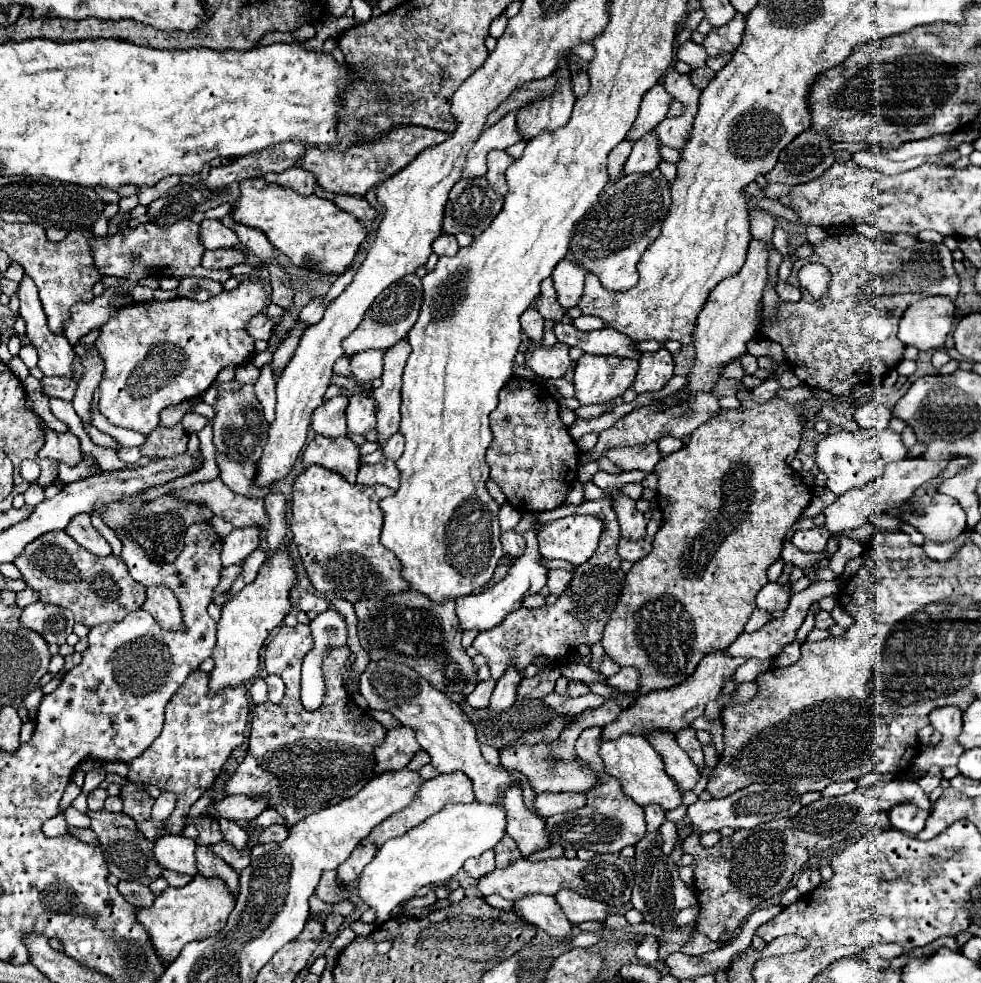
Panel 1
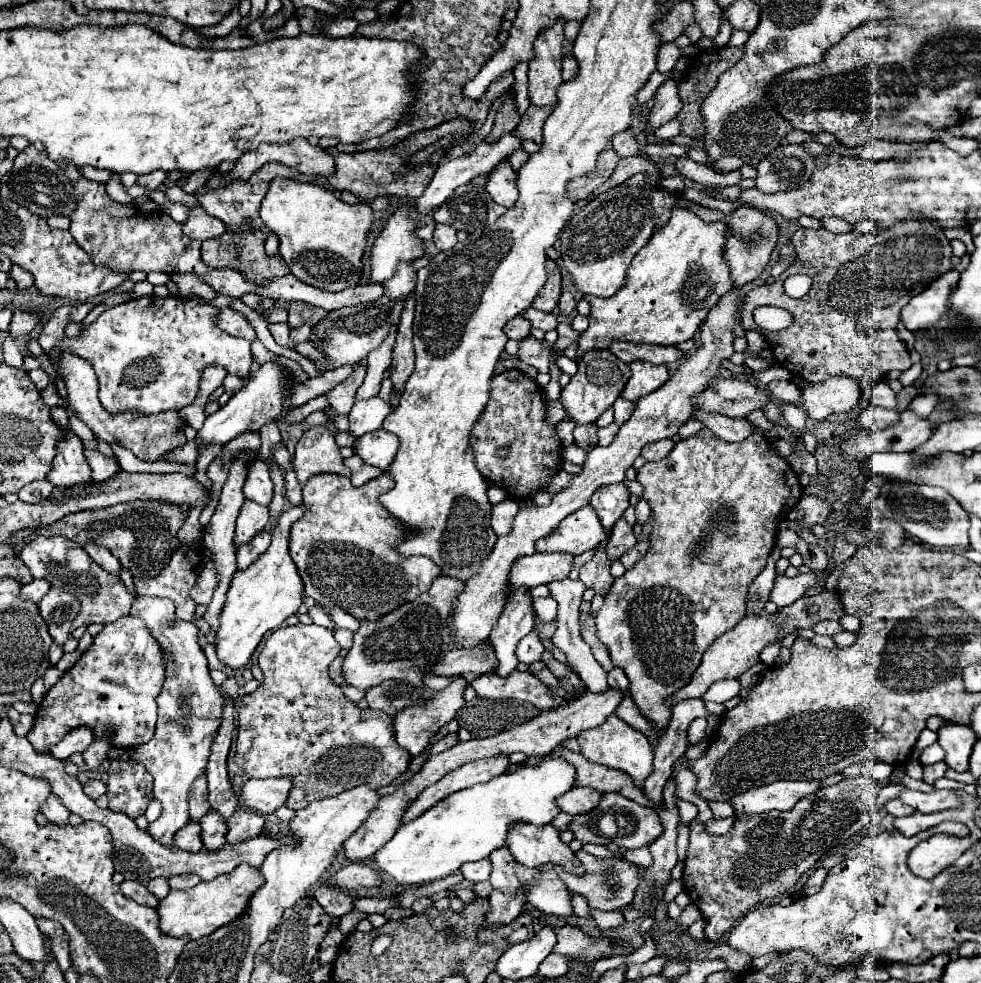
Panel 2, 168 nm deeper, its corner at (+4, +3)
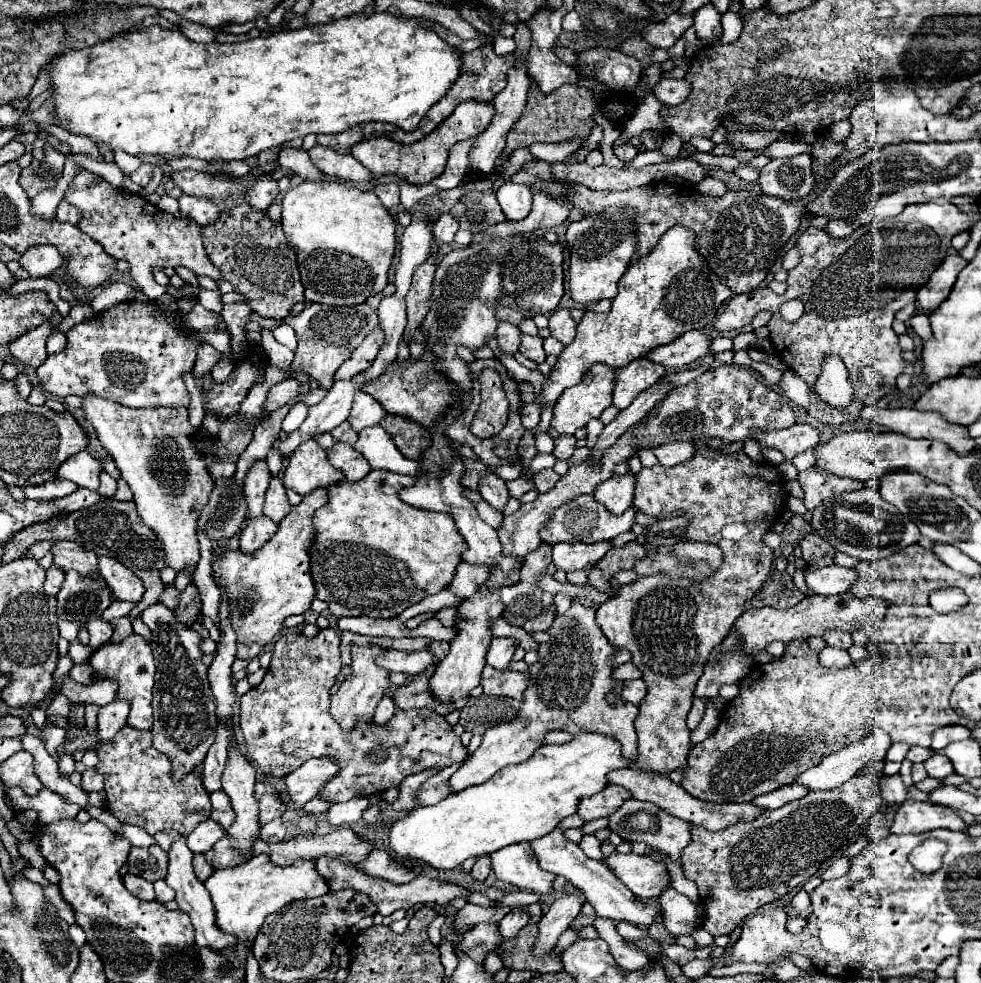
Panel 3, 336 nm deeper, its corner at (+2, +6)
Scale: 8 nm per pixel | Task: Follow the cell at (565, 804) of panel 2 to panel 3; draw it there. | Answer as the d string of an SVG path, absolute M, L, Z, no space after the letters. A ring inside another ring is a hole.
M607 785L603 791L595 793L593 797L581 799L577 813L579 813L585 821L599 819L599 817L609 817L609 815L613 815L627 799L633 799L631 791L627 791L625 787L619 787L619 785Z

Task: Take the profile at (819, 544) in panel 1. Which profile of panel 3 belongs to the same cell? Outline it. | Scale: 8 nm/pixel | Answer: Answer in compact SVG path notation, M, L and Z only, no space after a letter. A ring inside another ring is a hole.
M811 467L807 471L801 471L797 481L801 483L803 491L805 491L805 507L809 511L813 511L823 499L831 497L831 495L839 495L845 491L855 491L861 489L863 483L855 481L855 479L845 479L845 477L837 477L833 473L827 471L819 471L817 467Z

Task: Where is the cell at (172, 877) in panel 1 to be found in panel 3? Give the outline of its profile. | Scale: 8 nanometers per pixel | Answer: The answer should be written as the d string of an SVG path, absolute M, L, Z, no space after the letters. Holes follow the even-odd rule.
M197 853L195 857L193 857L193 867L195 867L195 875L197 875L197 879L199 881L205 881L213 871L215 871L215 867L205 859L205 855L201 855L201 853Z

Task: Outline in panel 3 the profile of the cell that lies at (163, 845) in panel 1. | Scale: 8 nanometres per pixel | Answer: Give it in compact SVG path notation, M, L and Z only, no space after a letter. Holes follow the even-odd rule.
M207 819L191 835L187 835L187 847L193 853L205 853L225 835L227 835L227 831L217 821Z

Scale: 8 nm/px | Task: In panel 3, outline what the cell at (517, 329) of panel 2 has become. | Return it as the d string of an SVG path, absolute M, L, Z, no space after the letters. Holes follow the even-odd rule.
M499 323L497 325L497 343L499 343L499 349L507 355L515 355L519 345L521 345L521 331L517 325L511 325L511 323Z

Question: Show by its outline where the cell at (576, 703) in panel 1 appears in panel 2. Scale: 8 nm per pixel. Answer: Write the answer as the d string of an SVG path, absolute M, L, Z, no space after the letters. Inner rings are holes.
M513 672L509 678L497 678L497 674L483 674L475 682L471 682L479 698L515 698L521 702L529 702L539 710L549 710L565 704L565 698L553 696L553 692L531 672Z

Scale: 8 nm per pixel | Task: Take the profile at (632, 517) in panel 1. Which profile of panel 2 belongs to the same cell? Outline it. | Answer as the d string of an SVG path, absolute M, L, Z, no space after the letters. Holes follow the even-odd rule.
M621 518L621 520L613 526L611 536L609 536L609 540L607 540L607 554L609 554L609 558L611 558L611 560L619 560L619 556L621 556L625 550L633 548L635 542L637 542L637 538L635 538L635 534L633 534L633 526L631 526L625 518Z

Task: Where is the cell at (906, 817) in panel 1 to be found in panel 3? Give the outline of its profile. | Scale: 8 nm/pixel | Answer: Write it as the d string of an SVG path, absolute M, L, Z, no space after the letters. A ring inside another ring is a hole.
M881 775L879 789L887 803L903 803L907 799L907 787L903 785L901 775Z

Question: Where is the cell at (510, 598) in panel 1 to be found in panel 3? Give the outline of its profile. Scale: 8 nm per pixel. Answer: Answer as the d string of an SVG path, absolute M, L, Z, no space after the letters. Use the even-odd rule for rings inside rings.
M599 541L593 545L587 543L557 543L553 545L553 563L557 569L563 571L577 571L577 569L589 569L597 561L603 559L603 555L613 549L609 541Z

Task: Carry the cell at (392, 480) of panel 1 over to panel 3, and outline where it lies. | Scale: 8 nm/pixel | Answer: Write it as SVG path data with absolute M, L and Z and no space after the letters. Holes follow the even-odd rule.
M335 443L329 451L327 451L327 459L329 463L345 473L347 481L359 481L363 479L371 467L369 463L363 459L363 455L359 455L351 445L347 443Z

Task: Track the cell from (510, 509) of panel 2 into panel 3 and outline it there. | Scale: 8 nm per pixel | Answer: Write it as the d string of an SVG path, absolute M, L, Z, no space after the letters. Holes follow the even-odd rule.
M489 471L481 481L479 481L479 493L481 497L495 509L503 511L507 499L509 499L509 491L507 485L501 477L497 477L493 471Z

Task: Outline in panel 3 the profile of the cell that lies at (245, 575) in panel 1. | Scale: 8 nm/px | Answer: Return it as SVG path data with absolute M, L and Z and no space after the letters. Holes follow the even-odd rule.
M259 515L253 519L247 519L245 529L239 535L239 545L243 553L249 551L257 551L259 547L263 547L277 531L277 523L273 523L269 517Z

